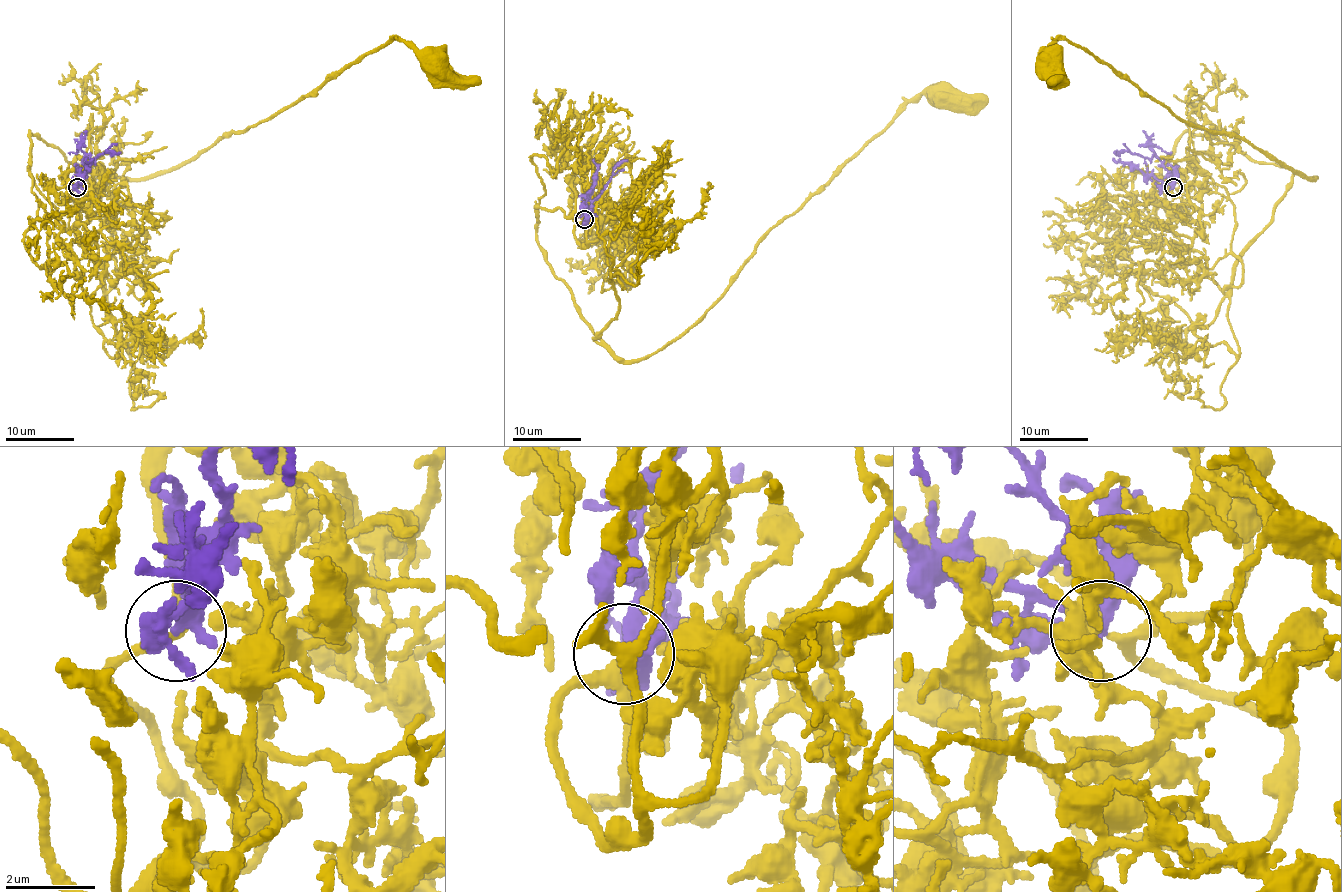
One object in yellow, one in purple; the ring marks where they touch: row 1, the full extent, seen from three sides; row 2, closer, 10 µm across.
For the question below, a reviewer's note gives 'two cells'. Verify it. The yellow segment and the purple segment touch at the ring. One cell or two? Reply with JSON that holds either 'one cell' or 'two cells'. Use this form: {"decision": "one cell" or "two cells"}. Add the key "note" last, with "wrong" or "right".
{"decision": "one cell", "note": "wrong"}

